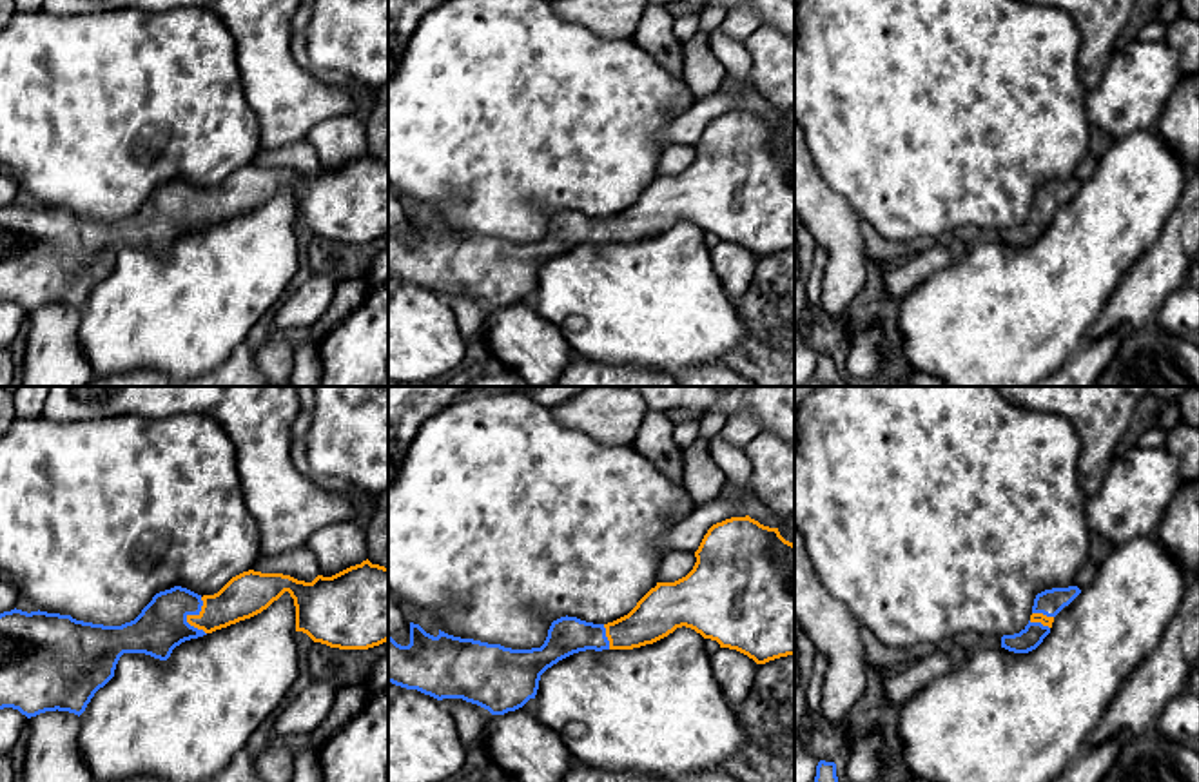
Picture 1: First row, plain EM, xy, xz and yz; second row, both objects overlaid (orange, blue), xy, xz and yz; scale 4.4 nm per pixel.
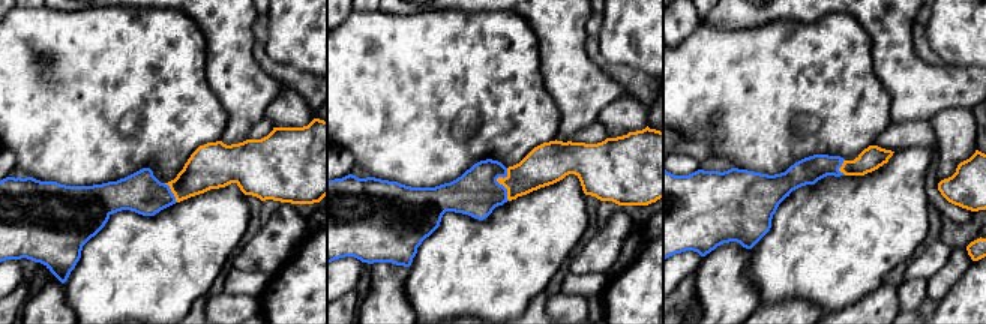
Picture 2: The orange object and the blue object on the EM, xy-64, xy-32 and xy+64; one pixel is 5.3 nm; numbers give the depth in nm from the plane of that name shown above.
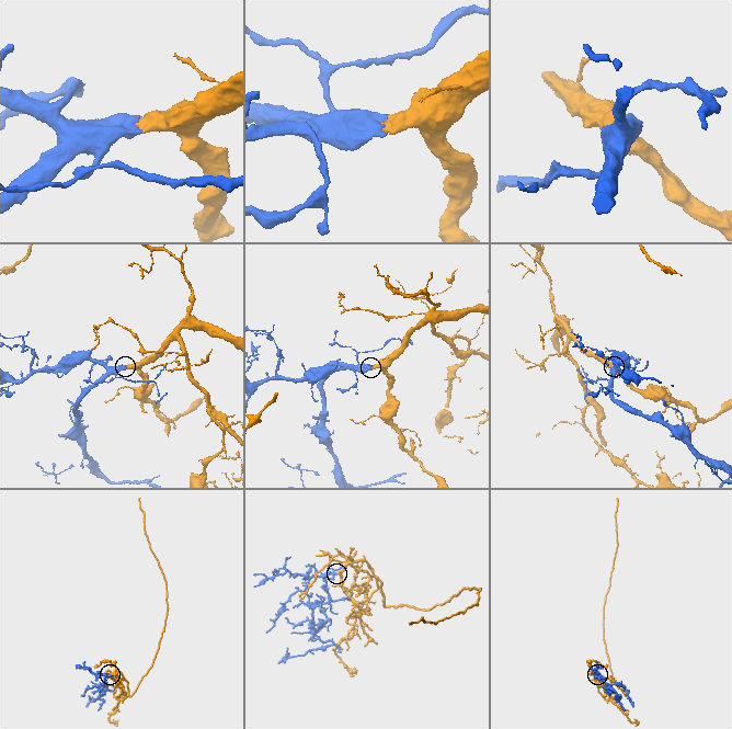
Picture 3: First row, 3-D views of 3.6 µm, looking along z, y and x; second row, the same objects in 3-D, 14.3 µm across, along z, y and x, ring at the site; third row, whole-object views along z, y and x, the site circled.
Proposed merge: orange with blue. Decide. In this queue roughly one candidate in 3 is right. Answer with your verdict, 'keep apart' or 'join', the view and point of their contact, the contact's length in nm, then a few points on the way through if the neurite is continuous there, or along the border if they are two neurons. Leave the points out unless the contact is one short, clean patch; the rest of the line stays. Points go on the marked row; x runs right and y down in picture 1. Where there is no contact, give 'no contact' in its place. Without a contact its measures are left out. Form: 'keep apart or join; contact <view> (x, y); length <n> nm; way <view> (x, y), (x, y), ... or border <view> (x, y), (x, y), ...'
join; contact xy (189, 615); length 170 nm; way xy (242, 597), (216, 612), (189, 615), (173, 615), (162, 625)

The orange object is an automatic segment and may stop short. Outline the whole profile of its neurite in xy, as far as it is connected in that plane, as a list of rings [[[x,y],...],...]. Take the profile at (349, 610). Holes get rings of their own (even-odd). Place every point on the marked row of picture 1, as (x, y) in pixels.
[[[368,559],[332,577],[312,582],[283,573],[243,572],[218,593],[198,595],[174,586],[160,591],[141,613],[122,626],[76,621],[71,615],[11,610],[0,613],[0,709],[18,709],[27,718],[45,711],[82,715],[112,677],[123,653],[145,653],[167,660],[176,646],[203,637],[267,610],[285,591],[296,606],[296,631],[339,650],[368,650],[388,640],[388,568]]]

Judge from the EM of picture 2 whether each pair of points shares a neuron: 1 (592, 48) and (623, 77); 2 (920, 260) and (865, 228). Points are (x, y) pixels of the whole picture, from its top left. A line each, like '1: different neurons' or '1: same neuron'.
1: same neuron
2: different neurons

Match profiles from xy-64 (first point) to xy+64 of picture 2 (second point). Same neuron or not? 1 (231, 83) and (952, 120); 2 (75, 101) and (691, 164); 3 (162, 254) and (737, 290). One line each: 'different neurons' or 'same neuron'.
1: different neurons
2: different neurons
3: different neurons

